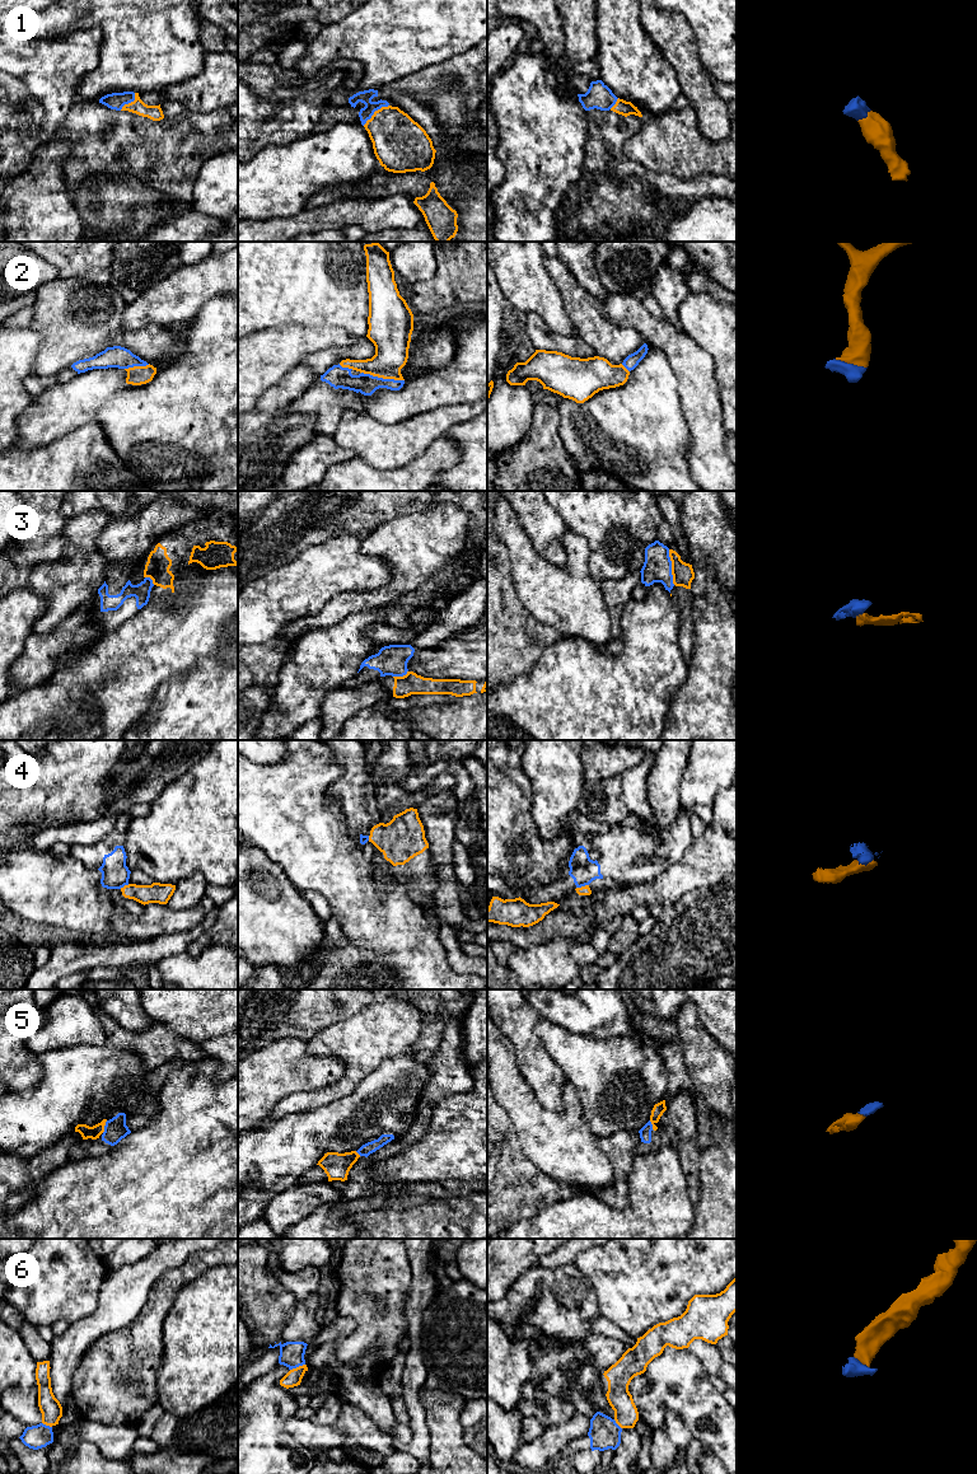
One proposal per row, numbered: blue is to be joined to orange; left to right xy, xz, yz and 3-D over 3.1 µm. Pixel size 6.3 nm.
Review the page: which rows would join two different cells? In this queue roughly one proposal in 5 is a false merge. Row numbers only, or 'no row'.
3, 4

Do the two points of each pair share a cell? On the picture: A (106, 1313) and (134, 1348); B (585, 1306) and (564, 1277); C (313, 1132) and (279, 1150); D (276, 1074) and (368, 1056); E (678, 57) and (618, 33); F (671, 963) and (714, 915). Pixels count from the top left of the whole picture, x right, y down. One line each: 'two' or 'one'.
A: two
B: one
C: one
D: two
E: two
F: one

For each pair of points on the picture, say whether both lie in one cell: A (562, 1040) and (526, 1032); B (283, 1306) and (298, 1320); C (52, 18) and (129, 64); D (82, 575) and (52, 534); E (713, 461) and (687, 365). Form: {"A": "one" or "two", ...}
{"A": "two", "B": "two", "C": "one", "D": "two", "E": "one"}

